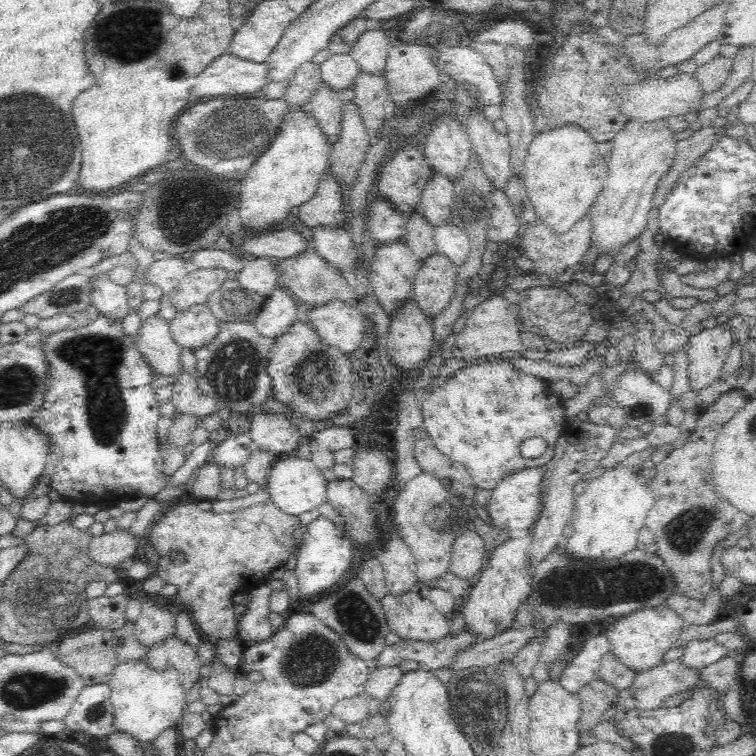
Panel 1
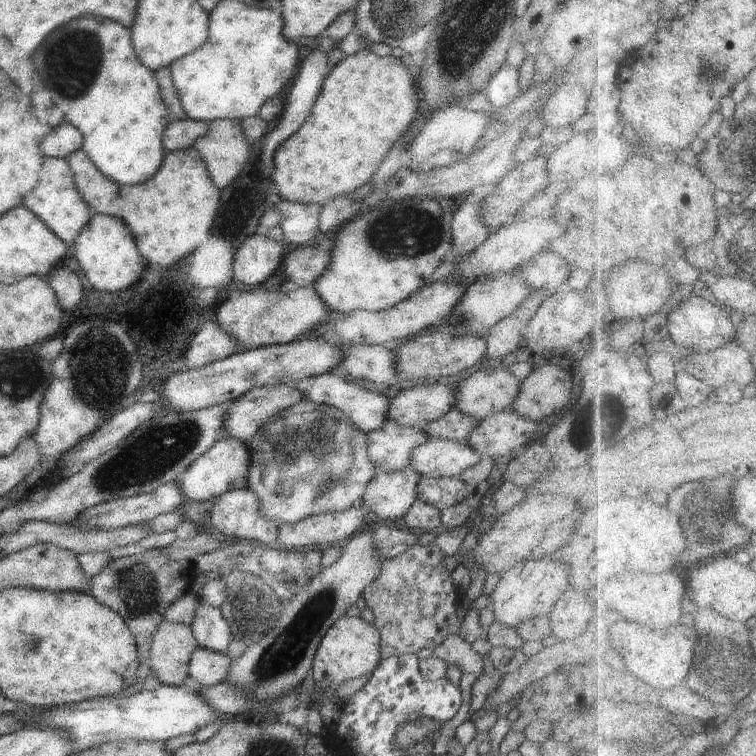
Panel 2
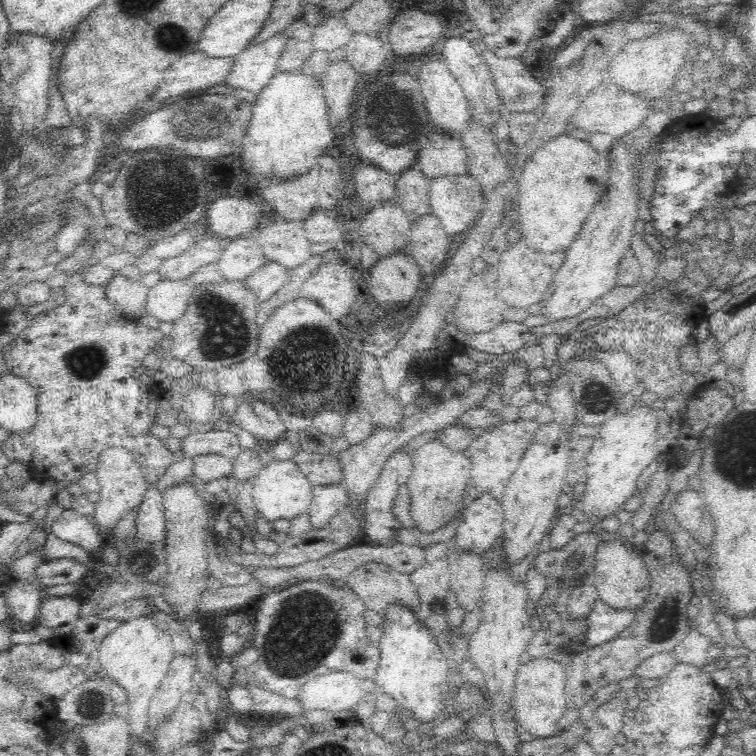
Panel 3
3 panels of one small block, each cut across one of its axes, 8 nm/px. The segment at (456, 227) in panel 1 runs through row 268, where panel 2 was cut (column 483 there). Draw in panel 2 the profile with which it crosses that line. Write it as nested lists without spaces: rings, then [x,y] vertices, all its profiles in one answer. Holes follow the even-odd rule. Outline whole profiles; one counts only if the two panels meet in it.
[[[431,438],[412,449],[408,467],[421,477],[449,477],[485,460],[466,442]]]

